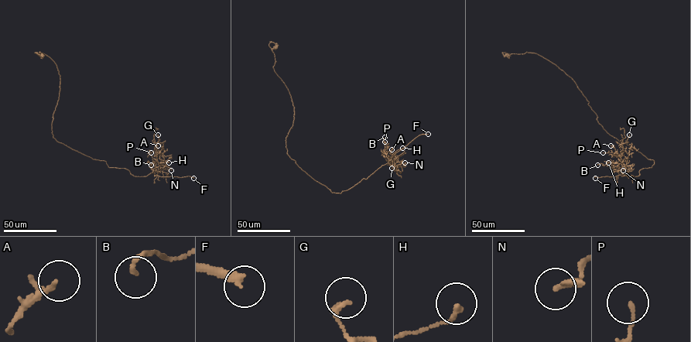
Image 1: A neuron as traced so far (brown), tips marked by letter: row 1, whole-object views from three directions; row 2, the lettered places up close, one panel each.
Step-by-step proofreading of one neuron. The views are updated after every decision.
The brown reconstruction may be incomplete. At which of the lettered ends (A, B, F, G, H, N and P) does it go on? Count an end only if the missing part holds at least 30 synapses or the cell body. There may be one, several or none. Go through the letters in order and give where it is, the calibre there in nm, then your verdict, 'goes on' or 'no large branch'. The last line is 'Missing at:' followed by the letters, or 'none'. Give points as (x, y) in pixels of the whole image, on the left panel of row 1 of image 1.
A: at (158, 145); 170 nm thick; no large branch
B: at (151, 165); 150 nm thick; no large branch
F: at (193, 178); 240 nm thick; goes on
G: at (158, 135); 200 nm thick; no large branch
H: at (169, 162); 200 nm thick; no large branch
N: at (171, 170); 240 nm thick; no large branch
P: at (151, 152); 130 nm thick; no large branch
Missing at: F

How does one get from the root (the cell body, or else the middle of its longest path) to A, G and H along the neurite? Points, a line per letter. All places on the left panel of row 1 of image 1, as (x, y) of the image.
A: (65, 145), (137, 176), (159, 171), (158, 145)
G: (65, 145), (104, 161), (109, 167), (146, 176), (155, 175), (160, 169), (155, 150), (158, 135)
H: (65, 145), (104, 161), (109, 167), (125, 168), (135, 176), (155, 175), (159, 162), (169, 162)

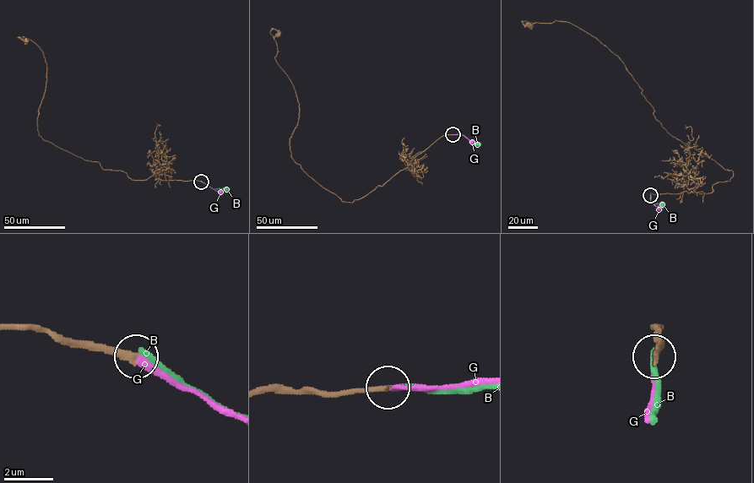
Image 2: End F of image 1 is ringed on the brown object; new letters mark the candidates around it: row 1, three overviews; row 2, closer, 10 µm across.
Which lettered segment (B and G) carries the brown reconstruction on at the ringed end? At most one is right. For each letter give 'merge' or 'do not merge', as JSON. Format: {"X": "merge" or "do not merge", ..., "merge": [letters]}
{"B": "do not merge", "G": "merge", "merge": ["G"]}

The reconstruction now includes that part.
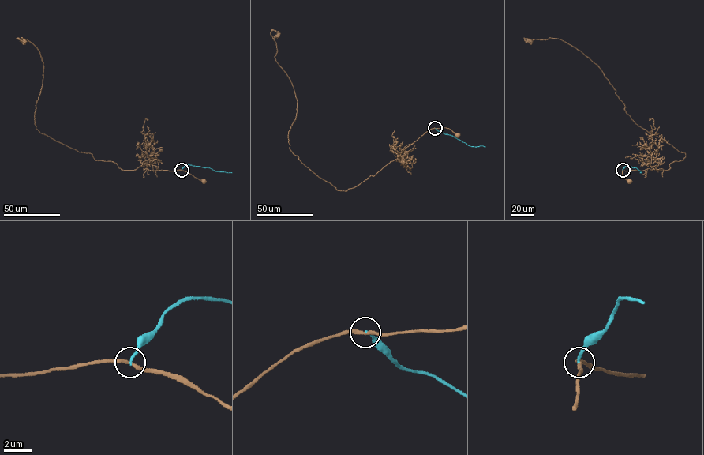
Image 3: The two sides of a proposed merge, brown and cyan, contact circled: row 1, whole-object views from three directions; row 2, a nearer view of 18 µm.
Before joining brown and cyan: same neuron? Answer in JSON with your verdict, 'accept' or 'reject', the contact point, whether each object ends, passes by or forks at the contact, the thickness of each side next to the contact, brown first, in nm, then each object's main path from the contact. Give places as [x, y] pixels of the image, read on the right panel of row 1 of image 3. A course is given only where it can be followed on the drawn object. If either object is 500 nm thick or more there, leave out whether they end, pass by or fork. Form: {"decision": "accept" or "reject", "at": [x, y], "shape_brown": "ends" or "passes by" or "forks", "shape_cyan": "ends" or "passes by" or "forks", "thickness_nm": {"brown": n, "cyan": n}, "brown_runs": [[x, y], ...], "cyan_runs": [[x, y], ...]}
{"decision": "reject", "at": [623, 170], "shape_brown": "passes by", "shape_cyan": "ends", "thickness_nm": {"brown": 240, "cyan": 200}, "brown_runs": [[622, 170], [622, 175], [629, 181]], "cyan_runs": [[622, 170], [627, 164], [636, 167], [641, 172]]}

